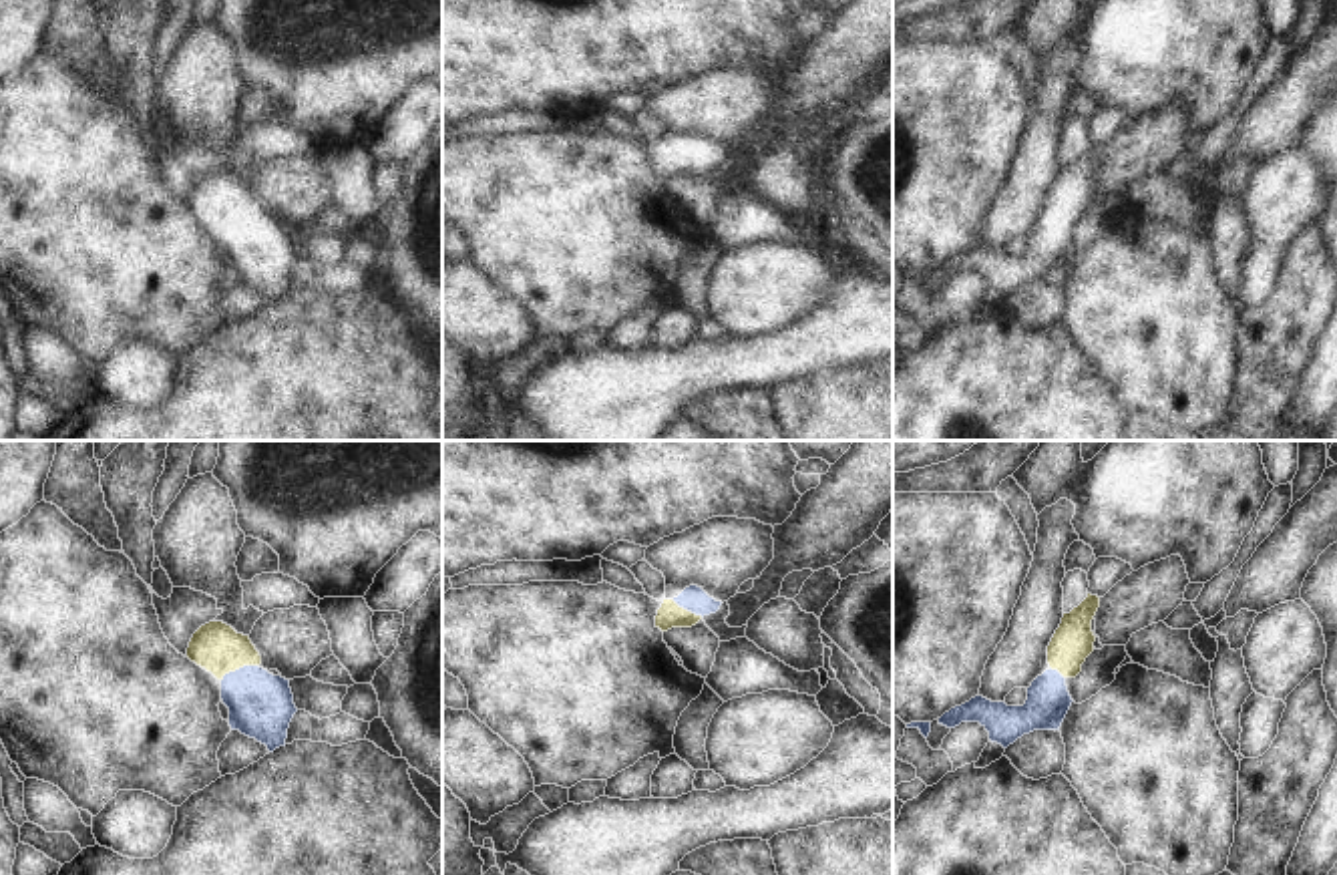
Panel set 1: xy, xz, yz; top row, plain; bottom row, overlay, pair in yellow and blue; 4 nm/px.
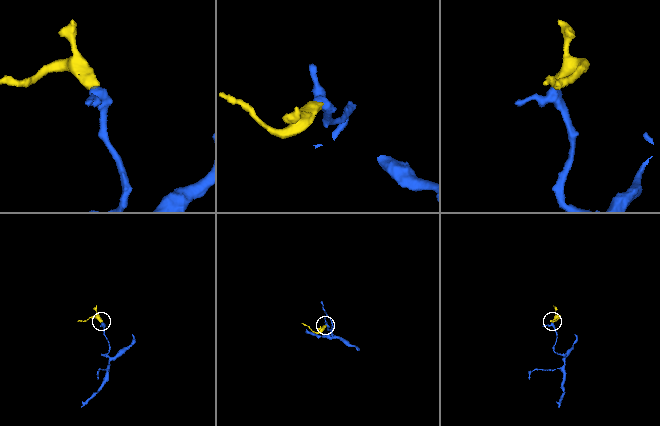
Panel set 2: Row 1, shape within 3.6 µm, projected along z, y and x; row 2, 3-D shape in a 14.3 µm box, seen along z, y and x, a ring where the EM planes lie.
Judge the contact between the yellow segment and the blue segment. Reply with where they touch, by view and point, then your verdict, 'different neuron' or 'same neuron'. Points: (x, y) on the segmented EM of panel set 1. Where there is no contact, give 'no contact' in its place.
meets yellow in xy at (238, 668); same neuron

